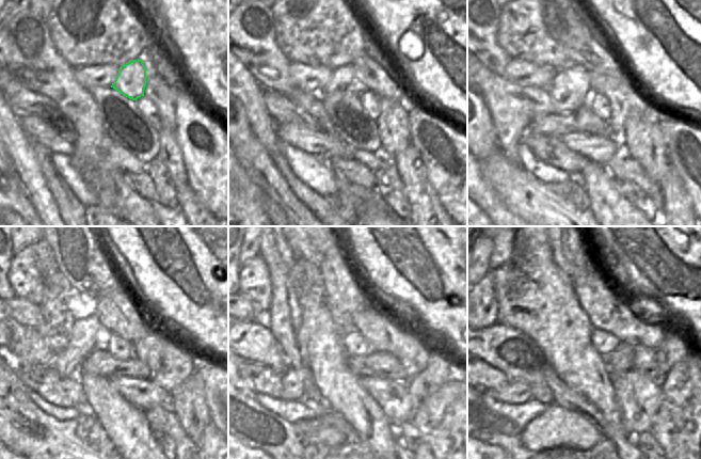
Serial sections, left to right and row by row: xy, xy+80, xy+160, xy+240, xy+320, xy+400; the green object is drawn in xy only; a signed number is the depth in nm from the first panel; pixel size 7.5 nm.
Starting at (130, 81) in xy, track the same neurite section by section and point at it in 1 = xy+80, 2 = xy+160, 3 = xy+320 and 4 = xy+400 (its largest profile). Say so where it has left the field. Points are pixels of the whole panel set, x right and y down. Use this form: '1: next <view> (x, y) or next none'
1: next xy+80 (344, 78)
2: next xy+160 (570, 90)
3: next xy+320 (295, 381)
4: next xy+400 (518, 392)

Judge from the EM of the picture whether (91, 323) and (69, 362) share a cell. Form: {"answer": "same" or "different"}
{"answer": "same"}

